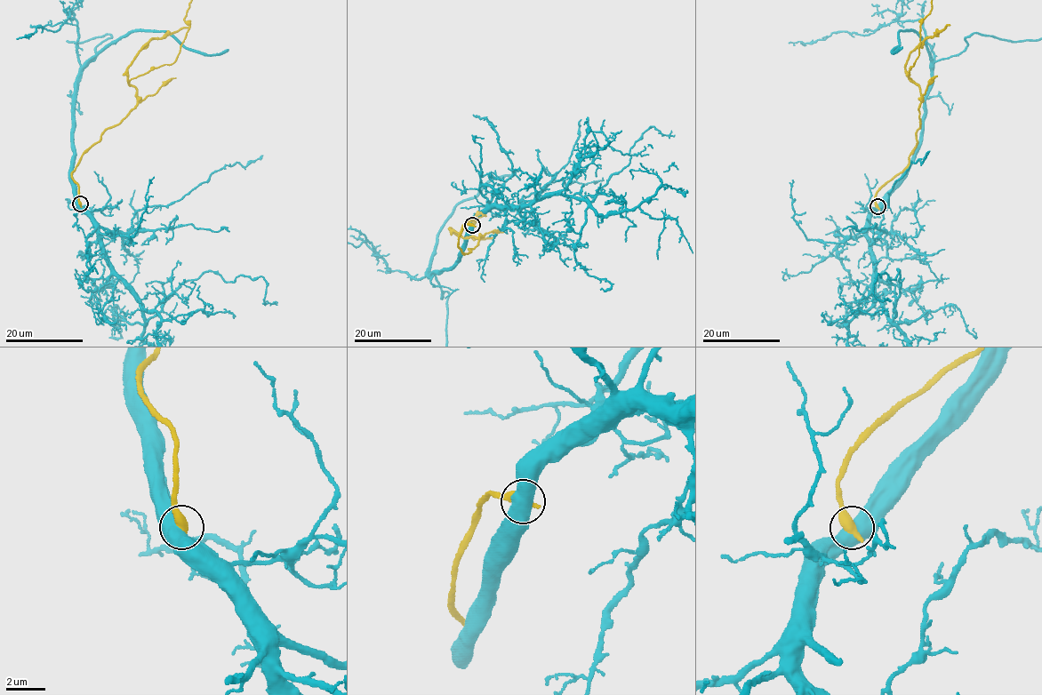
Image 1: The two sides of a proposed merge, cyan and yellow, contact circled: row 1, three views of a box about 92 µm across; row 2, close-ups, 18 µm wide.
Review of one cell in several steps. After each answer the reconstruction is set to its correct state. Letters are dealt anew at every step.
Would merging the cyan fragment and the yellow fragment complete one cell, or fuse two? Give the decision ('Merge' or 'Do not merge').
Do not merge

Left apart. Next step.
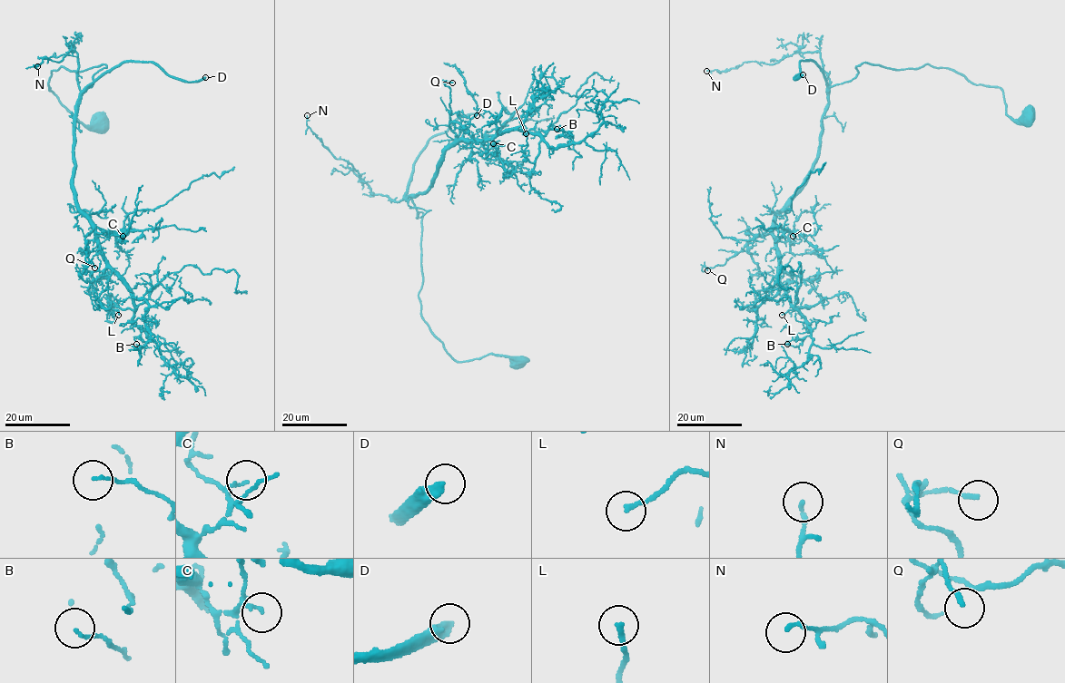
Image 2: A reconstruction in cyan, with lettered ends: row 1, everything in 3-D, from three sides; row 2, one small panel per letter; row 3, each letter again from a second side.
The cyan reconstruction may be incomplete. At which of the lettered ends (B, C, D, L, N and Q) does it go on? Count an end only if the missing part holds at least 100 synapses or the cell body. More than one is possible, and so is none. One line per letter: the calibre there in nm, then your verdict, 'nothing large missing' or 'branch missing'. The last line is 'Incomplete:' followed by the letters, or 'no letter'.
B: calibre 110 nm; nothing large missing
C: calibre 120 nm; nothing large missing
D: calibre 320 nm; branch missing
L: calibre 180 nm; nothing large missing
N: calibre 160 nm; nothing large missing
Q: calibre 150 nm; nothing large missing
Incomplete: D

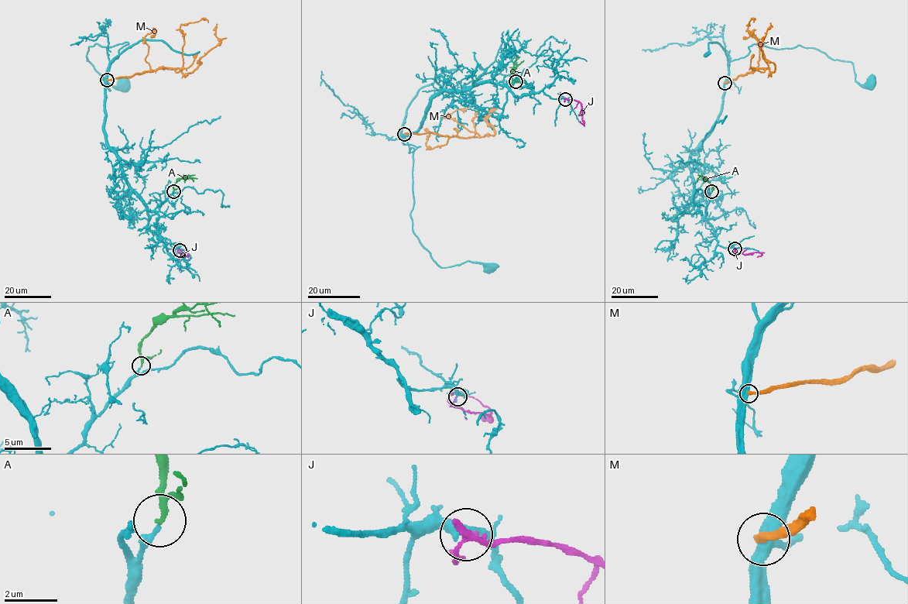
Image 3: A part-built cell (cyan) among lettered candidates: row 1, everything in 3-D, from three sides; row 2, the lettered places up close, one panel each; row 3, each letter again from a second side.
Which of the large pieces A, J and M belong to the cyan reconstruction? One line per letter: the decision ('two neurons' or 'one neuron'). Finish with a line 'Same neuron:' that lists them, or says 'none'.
A: one neuron
J: two neurons
M: two neurons
Same neuron: A

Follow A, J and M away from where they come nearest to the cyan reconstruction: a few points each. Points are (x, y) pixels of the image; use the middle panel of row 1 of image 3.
A: (515, 82), (512, 80), (512, 69), (514, 62), (520, 56)
J: (565, 98), (580, 102), (584, 124), (580, 121)
M: (405, 134), (431, 132), (465, 138), (494, 135), (492, 126), (486, 120), (492, 109), (484, 119)

